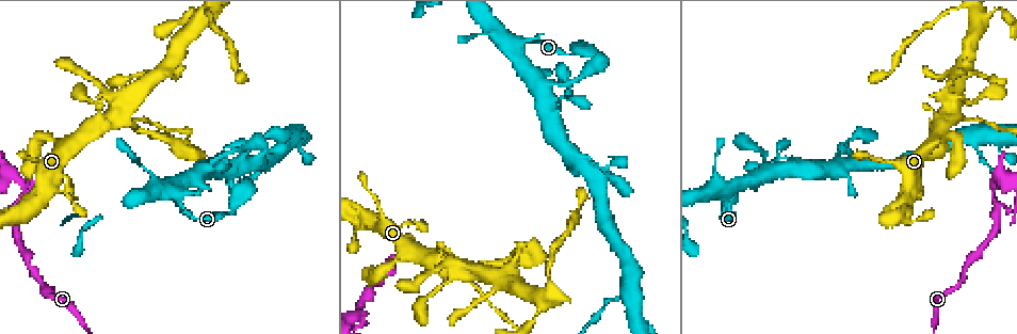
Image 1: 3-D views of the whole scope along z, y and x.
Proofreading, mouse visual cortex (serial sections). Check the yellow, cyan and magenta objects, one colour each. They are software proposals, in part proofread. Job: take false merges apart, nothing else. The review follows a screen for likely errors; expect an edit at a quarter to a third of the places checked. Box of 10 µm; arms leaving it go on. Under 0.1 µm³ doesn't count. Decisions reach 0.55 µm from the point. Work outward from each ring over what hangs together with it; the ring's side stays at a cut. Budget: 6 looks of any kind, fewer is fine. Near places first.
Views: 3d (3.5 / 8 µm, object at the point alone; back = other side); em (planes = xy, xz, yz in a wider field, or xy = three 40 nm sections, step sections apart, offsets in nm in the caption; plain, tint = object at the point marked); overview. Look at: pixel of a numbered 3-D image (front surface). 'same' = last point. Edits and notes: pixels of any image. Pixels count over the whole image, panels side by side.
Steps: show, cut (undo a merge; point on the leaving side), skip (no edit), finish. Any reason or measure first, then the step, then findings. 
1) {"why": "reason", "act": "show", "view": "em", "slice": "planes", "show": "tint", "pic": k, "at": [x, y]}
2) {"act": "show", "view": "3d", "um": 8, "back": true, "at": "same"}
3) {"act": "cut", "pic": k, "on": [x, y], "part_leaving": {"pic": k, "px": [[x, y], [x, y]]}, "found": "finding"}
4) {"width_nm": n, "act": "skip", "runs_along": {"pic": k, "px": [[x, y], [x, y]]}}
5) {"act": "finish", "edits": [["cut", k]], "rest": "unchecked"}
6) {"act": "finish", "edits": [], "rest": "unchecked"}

{"why": "two arms in line, one across", "act": "show", "view": "3d", "um": 3.5, "pic": 1, "at": [996, 210]}

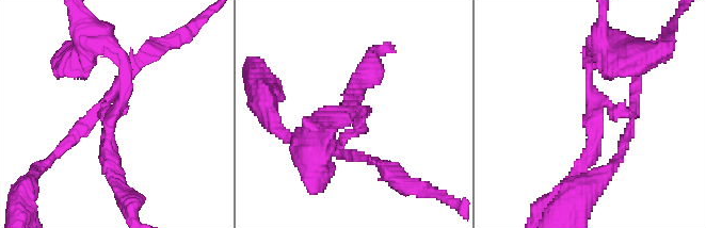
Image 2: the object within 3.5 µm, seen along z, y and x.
{"arms": 3, "arm_widths_nm": [150, 150, 250], "act": "show", "view": "em", "slice": "xy", "step": 3, "show": "tint", "pic": 2, "at": [592, 107]}

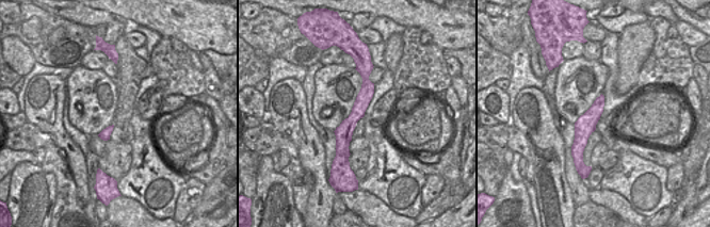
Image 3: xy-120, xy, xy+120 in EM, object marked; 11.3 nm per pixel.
{"width_nm": 190, "act": "cut", "pic": 2, "on": [73, 140], "part_leaving": {"pic": 2, "px": [[339, 149], [372, 163], [396, 163]]}, "found": "two cells meet here"}

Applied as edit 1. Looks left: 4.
{"act": "show", "view": "overview"}

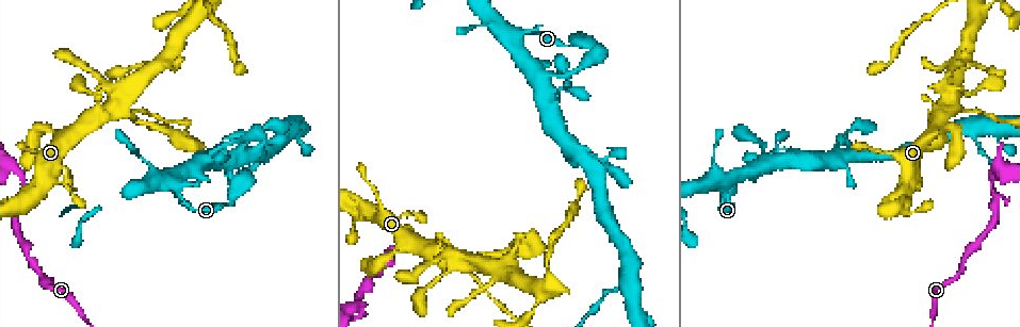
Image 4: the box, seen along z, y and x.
{"why": "four or more arms meet", "act": "show", "view": "3d", "um": 3.5, "pic": 4, "at": [113, 90]}

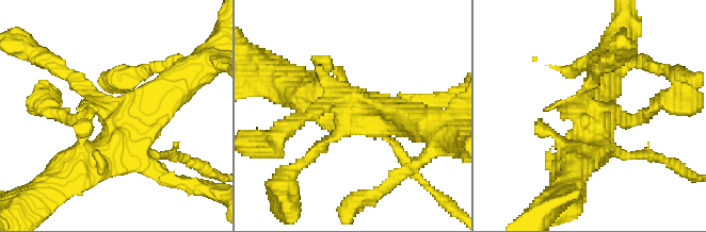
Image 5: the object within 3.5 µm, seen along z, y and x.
{"act": "show", "view": "em", "slice": "xy", "step": 3, "show": "tint", "pic": 5, "at": [597, 117]}

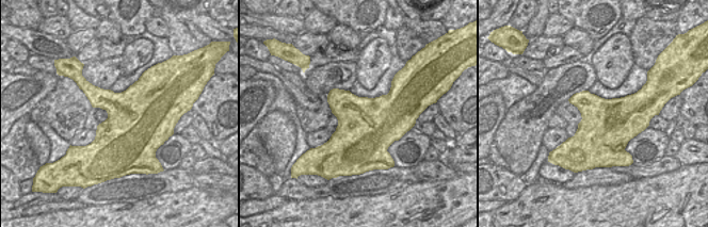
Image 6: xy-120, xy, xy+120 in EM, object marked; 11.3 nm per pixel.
{"why": "cut it another way", "act": "show", "view": "em", "slice": "xy", "step": 1, "show": "tint", "at": "same"}

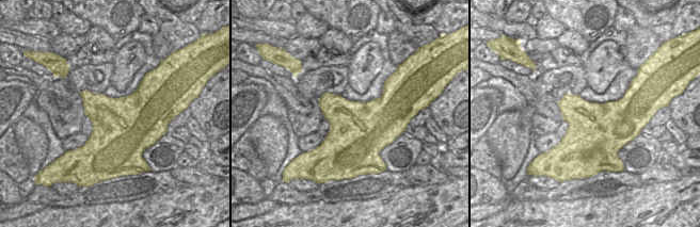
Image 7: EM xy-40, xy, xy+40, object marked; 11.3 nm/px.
{"act": "skip", "runs_along": {"pic": 5, "px": [[67, 169], [107, 155], [179, 87]]}, "found": "continuous, no second cell"}

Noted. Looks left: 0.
{"act": "finish", "edits": [["cut", 2]], "rest": "unchecked"}

